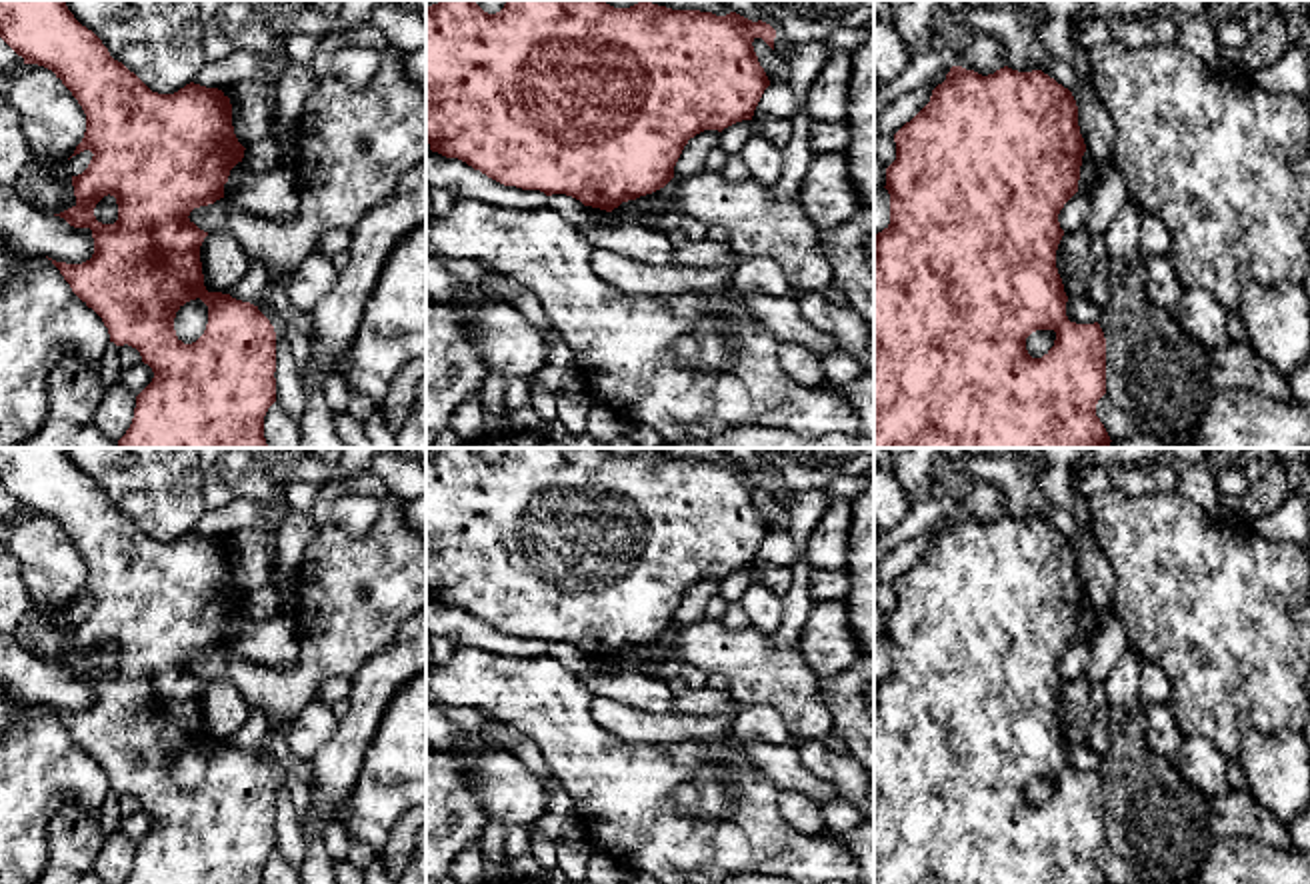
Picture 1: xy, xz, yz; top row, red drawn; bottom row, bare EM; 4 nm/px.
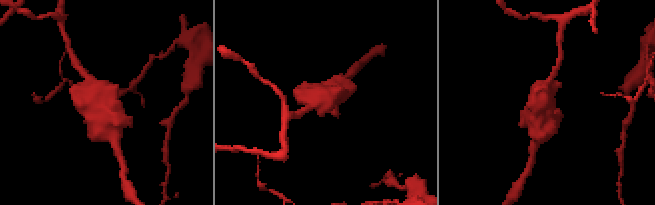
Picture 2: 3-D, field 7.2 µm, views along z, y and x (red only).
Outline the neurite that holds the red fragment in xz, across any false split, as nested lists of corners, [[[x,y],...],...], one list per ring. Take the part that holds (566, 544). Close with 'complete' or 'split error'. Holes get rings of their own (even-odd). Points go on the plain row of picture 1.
[[[440,448],[426,454],[426,590],[432,600],[458,606],[488,626],[546,644],[566,642],[584,654],[612,660],[622,650],[636,648],[664,636],[674,626],[674,614],[690,586],[704,578],[718,578],[752,568],[754,558],[770,534],[752,490],[762,486],[774,498],[776,478],[736,460],[716,464],[700,458],[672,458],[640,448],[630,456],[614,456],[604,448],[508,448],[496,462],[484,460],[474,448]]]; complete

